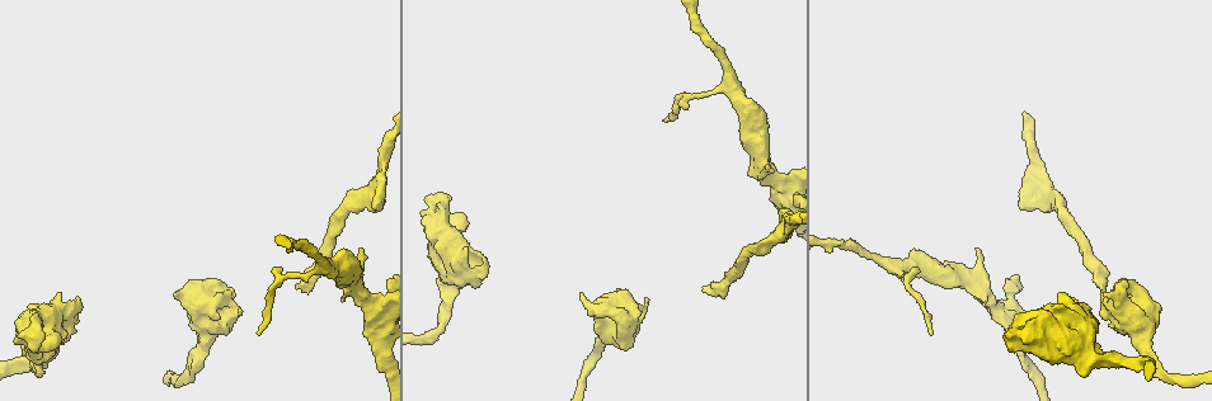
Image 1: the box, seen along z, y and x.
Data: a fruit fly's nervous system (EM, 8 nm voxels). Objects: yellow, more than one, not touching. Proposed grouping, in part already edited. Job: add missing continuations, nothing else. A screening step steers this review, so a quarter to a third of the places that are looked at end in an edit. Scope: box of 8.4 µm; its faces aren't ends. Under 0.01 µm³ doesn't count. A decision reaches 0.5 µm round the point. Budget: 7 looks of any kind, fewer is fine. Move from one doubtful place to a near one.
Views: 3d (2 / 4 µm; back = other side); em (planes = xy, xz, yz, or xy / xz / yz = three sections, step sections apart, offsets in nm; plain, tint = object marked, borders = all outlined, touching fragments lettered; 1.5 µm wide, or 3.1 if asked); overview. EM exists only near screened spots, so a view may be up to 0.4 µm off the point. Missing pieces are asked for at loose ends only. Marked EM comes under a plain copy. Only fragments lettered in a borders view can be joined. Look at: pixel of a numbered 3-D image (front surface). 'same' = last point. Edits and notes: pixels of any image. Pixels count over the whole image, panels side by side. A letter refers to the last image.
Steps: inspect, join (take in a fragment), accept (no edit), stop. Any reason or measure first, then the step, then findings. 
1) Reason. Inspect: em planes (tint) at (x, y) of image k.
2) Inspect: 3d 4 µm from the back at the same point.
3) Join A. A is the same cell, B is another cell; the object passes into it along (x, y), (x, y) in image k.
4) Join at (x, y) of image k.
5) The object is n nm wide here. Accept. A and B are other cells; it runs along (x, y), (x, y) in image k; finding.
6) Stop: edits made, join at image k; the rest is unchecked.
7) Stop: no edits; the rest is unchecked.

Branch stops here. Inspect: 3d 2 µm from the back at (665, 119) of image 1.

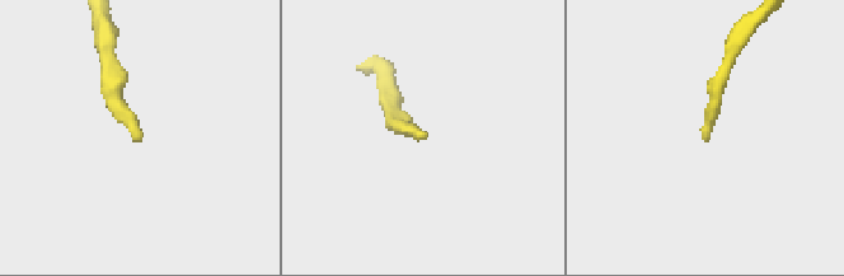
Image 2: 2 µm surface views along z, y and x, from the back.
Shape alone is not enough. Inspect: em xy step 4 (borders) at (707, 139) of image 2.

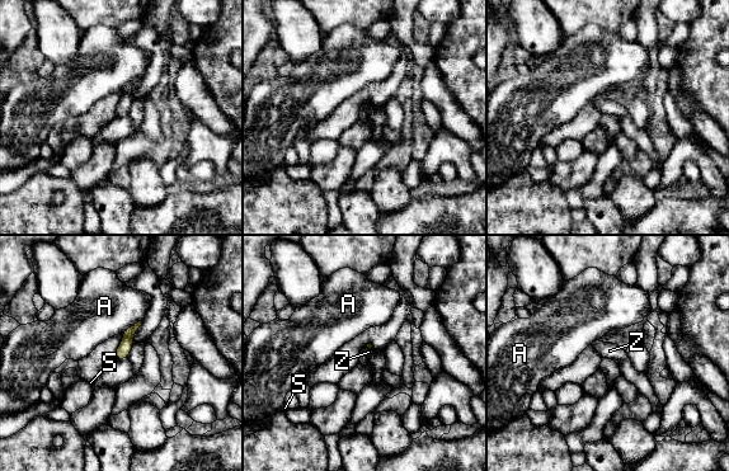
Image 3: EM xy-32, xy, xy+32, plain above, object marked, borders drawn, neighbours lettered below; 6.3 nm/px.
Inspect: em planes (borders) at the same point.

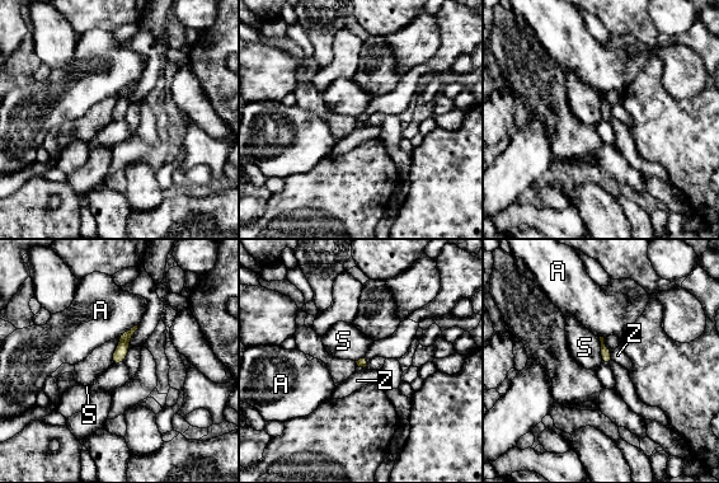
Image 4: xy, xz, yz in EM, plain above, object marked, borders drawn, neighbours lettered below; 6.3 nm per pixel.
Accept. A, S and Z are other cells; a border runs along (598, 338), (602, 362) in image 4; none of them fits.

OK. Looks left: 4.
Inspect: 3d 2 µm from the back at (374, 208) of image 1.

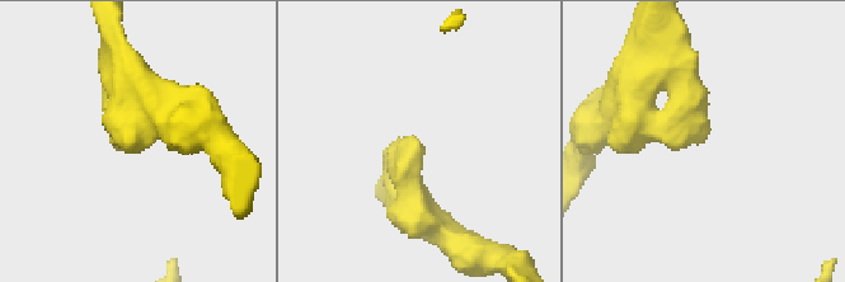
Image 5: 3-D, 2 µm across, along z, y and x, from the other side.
Inspect: em planes (borders) at (695, 140) of image 5.

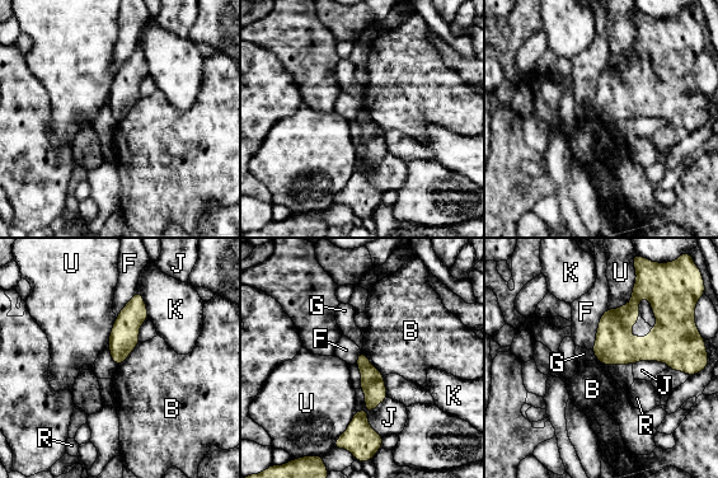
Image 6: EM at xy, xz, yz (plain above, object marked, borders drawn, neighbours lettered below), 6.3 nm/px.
Accept. B, F, G, J, K, R and U are other cells; it runs along (361, 356), (371, 408), (356, 439) in image 6; no lettered fragment goes on from it.

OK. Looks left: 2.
Stop: no edits; the rest is unchecked.

